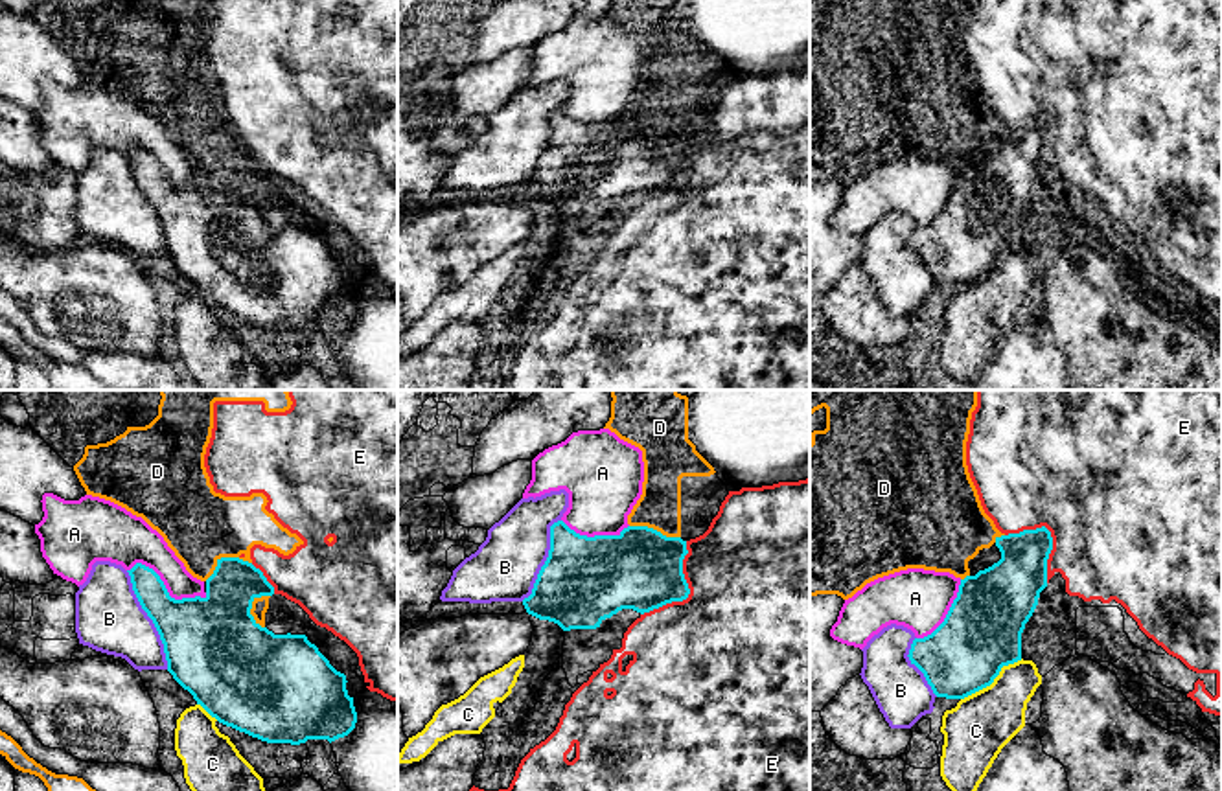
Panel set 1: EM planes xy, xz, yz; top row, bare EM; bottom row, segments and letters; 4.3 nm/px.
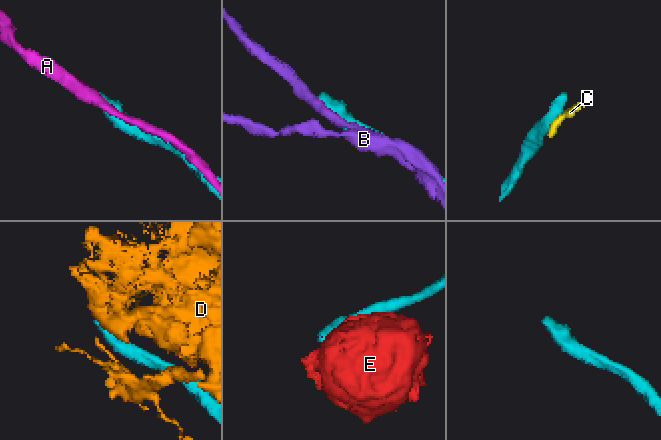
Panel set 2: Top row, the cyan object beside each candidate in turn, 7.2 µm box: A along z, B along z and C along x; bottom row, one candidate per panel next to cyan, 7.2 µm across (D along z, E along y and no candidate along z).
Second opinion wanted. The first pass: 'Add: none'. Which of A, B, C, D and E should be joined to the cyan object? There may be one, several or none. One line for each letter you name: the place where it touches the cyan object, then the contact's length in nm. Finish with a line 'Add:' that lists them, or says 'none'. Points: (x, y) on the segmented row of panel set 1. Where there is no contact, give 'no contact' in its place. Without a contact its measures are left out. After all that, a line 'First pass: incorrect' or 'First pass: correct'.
Add: none
First pass: correct

